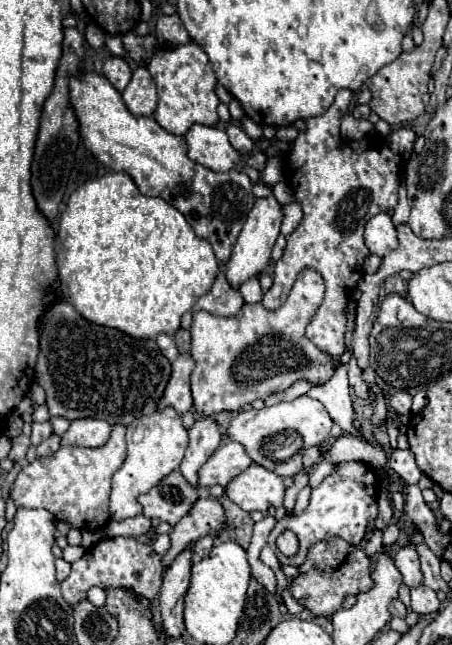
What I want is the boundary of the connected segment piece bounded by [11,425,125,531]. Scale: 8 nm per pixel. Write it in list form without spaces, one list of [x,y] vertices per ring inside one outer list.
[[[113,425],[111,437],[101,447],[59,447],[49,457],[35,459],[23,467],[15,479],[11,497],[15,505],[25,509],[47,509],[57,521],[65,521],[77,529],[101,529],[107,525],[111,477],[125,459],[125,427]]]

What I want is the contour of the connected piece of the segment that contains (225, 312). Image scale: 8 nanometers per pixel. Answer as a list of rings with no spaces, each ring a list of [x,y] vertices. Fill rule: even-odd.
[[[221,271],[213,283],[213,287],[209,289],[209,293],[205,293],[199,301],[197,307],[203,311],[209,311],[213,315],[221,315],[221,317],[231,317],[237,315],[237,311],[243,305],[243,297],[239,293],[239,289],[231,287],[225,273]]]

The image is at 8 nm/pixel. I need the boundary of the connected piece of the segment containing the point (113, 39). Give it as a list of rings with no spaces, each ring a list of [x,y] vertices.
[[[109,35],[107,41],[105,41],[105,45],[107,45],[107,49],[109,49],[113,55],[117,55],[117,57],[127,57],[127,49],[125,49],[125,45],[123,45],[123,41],[121,41],[119,35]]]

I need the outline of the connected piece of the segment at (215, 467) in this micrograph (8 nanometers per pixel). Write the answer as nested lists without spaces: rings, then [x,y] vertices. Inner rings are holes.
[[[221,443],[217,451],[199,469],[199,487],[227,485],[239,471],[247,469],[253,461],[247,457],[239,443]]]

